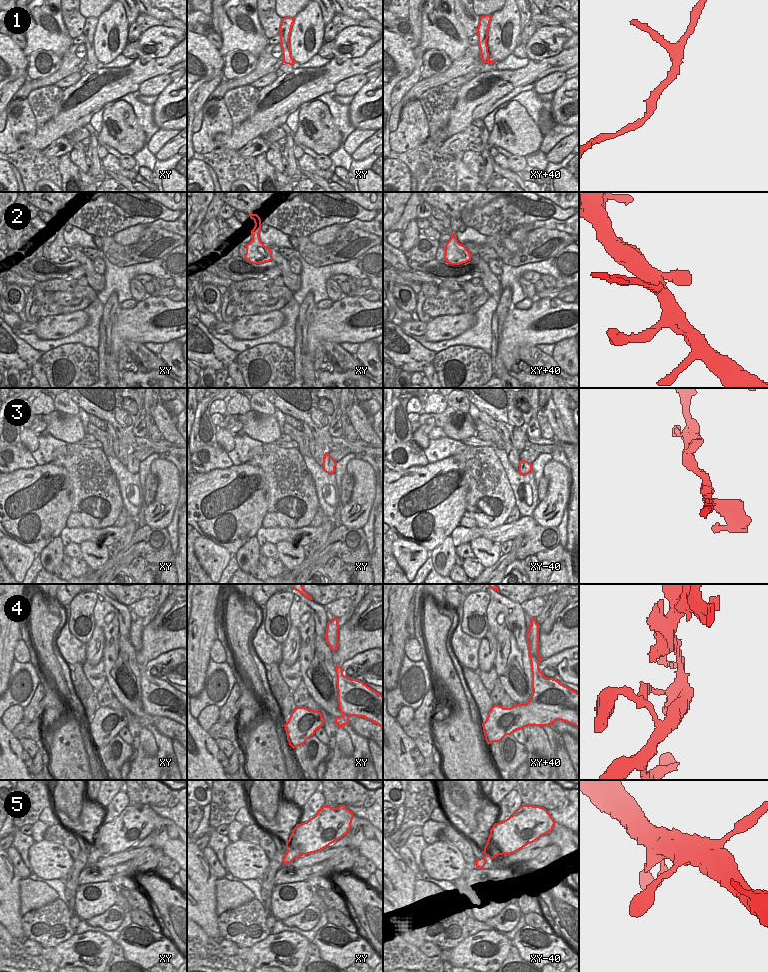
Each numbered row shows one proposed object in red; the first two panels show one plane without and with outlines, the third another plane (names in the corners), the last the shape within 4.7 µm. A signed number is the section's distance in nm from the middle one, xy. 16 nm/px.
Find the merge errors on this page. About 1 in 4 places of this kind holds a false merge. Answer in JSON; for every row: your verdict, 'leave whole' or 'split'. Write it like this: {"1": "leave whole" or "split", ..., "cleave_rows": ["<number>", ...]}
{"1": "leave whole", "2": "leave whole", "3": "leave whole", "4": "split", "5": "leave whole", "cleave_rows": ["4"]}

